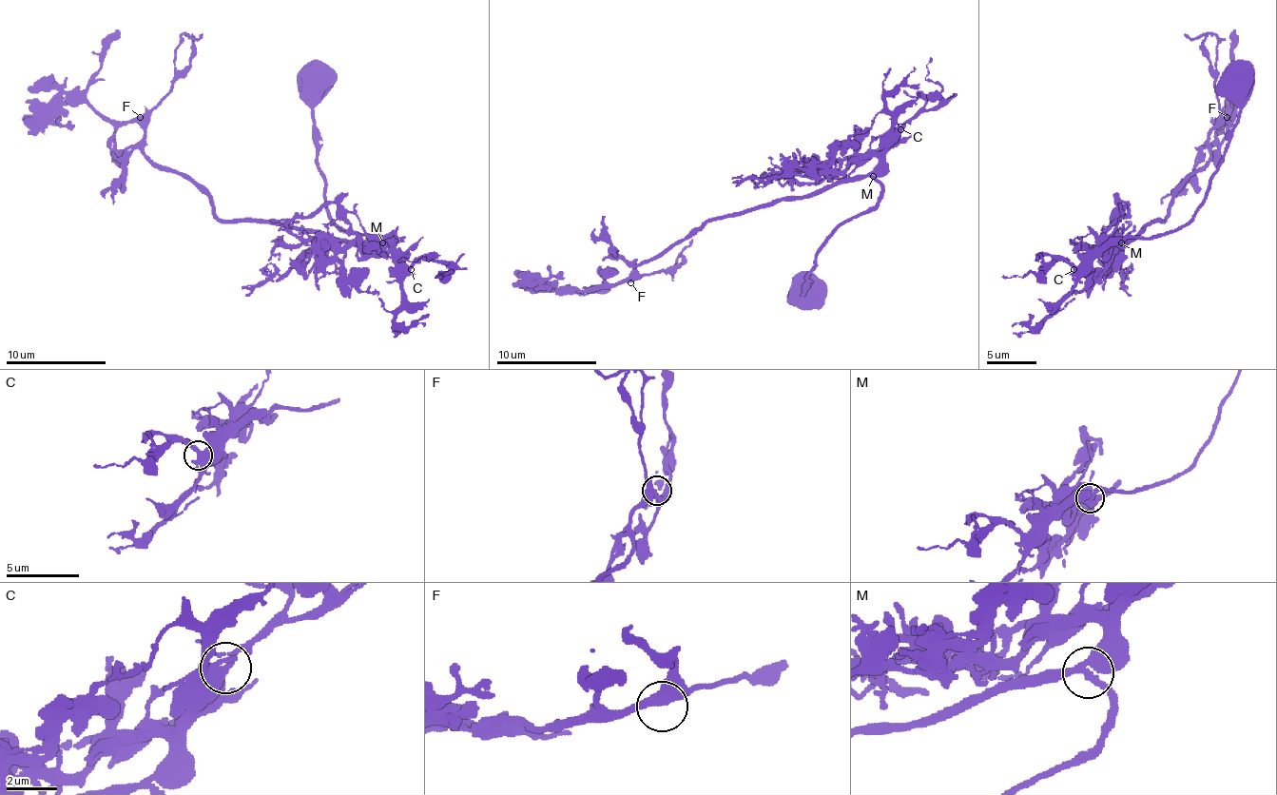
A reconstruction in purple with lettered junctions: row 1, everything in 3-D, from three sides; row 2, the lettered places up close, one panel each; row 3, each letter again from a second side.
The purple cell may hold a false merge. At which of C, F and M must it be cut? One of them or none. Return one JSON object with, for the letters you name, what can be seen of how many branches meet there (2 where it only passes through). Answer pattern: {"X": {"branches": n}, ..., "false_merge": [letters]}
{"false_merge": []}

